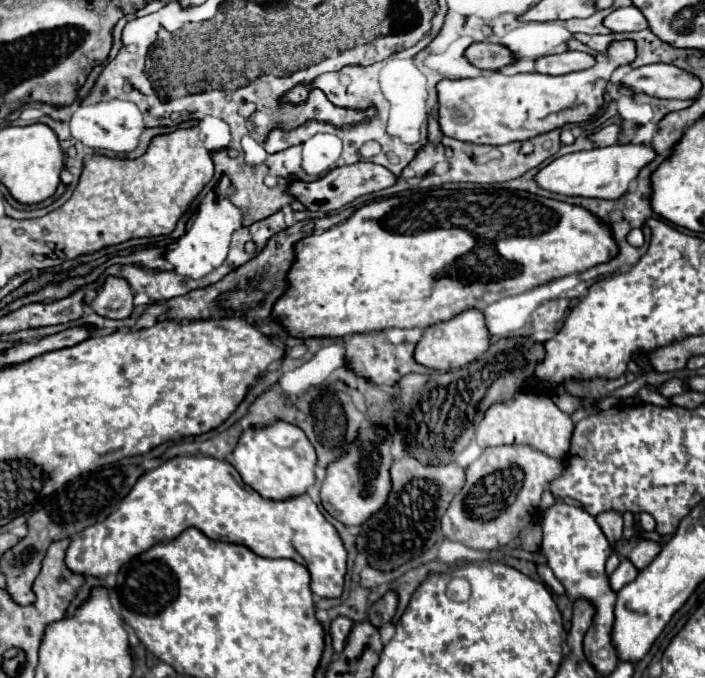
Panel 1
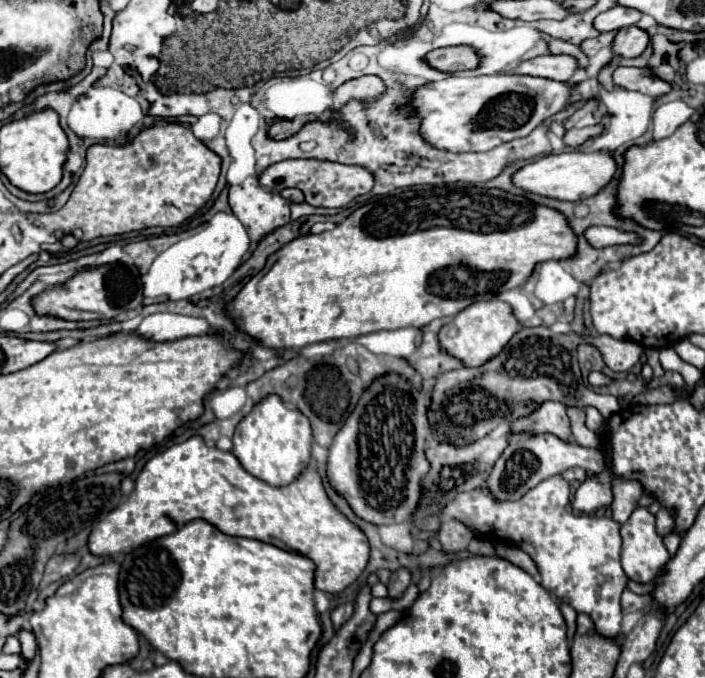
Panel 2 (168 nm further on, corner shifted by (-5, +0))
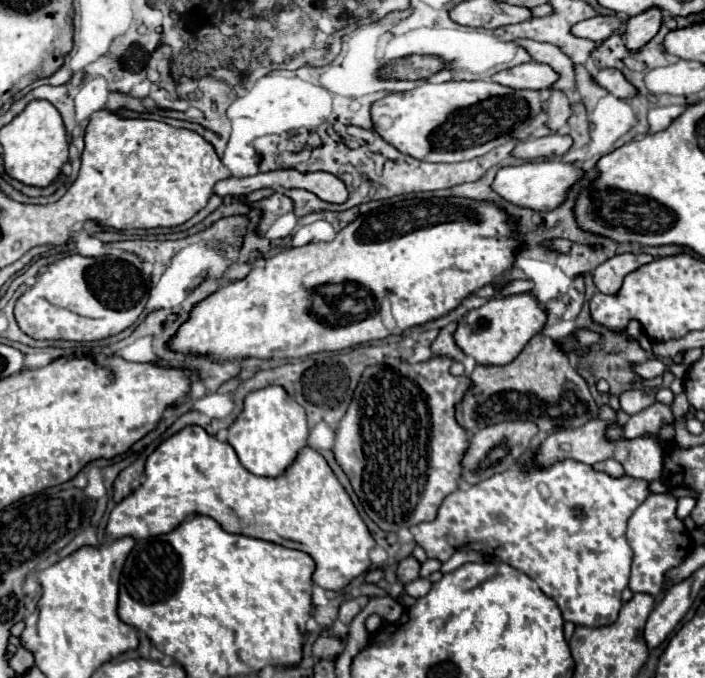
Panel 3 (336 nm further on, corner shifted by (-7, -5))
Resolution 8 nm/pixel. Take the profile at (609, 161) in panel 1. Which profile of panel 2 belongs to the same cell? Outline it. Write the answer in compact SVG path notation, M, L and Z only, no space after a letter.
M564 151L558 155L546 155L538 161L520 169L512 181L516 187L524 191L532 191L544 197L554 197L562 201L582 201L592 195L598 195L616 175L616 161L608 151L584 153L584 151Z

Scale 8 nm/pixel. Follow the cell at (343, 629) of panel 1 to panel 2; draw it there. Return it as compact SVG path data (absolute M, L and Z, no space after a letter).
M340 605L332 611L332 623L334 623L334 629L338 631L354 613L354 607L352 605Z

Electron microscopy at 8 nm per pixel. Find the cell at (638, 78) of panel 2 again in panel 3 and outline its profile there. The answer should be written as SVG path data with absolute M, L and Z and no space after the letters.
M602 68L598 70L592 80L602 86L604 90L608 90L610 94L618 96L618 98L632 98L636 94L634 86L622 76L620 70L614 70L614 68Z

